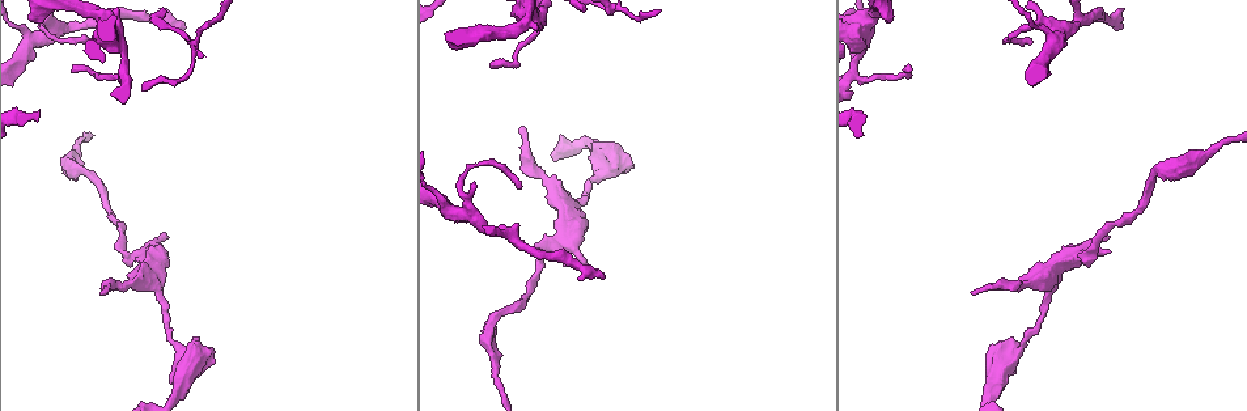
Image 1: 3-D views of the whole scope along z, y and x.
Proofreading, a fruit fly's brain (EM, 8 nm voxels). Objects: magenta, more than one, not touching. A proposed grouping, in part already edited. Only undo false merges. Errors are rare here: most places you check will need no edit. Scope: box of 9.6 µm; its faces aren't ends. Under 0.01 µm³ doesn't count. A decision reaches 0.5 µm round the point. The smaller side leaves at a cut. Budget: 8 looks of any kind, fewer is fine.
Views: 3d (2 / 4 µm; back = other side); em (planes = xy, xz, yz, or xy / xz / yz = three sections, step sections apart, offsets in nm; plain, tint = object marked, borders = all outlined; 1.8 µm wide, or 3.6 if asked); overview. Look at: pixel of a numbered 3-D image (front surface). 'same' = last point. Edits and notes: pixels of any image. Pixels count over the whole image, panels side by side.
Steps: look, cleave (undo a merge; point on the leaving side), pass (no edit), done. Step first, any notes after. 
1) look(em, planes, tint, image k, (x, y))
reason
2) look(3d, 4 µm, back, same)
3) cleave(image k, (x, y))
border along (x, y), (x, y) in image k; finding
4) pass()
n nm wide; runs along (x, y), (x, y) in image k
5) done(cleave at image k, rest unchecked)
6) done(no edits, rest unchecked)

look(3d, 2 µm, image 1, (565, 205))
abrupt turn

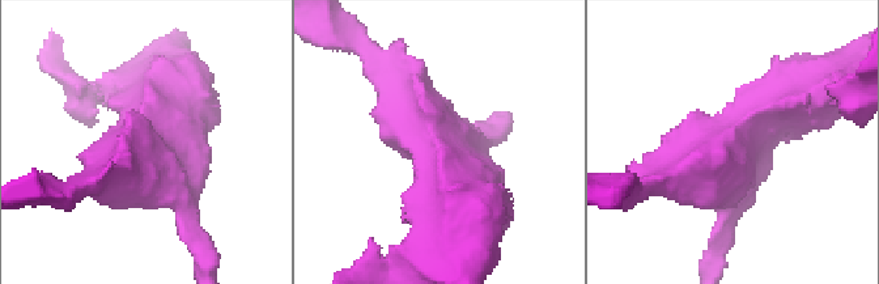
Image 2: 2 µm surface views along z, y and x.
look(em, 3.6 µm, planes, tint, image 2, (150, 168))
3 arms; arms of 160, 170, 420 nm; need the tissue

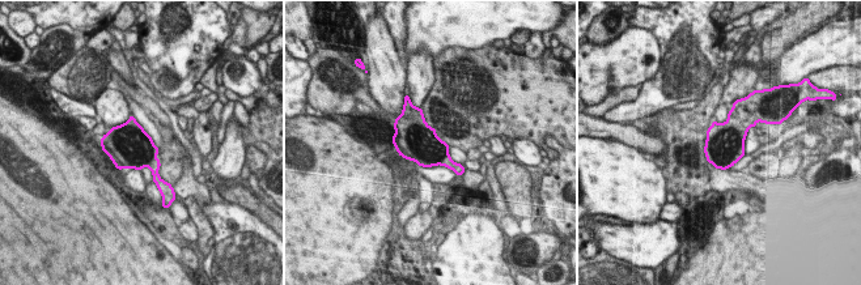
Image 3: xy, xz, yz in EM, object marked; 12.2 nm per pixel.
pass()
one neuron here

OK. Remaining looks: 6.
look(em, 3.6 µm, planes, tint, image 1, (1014, 351))
sudden change in width

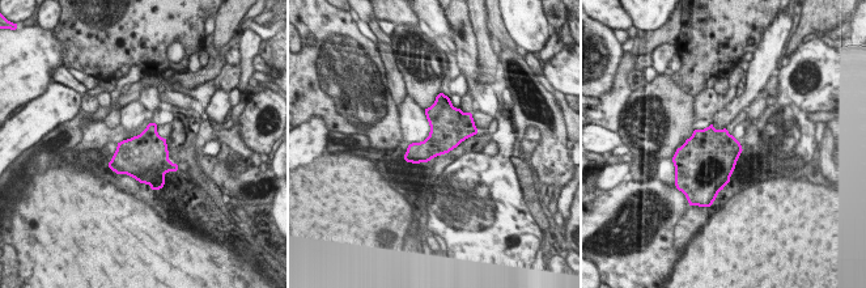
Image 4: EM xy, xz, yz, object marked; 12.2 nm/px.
pass()
380 nm wide; continuous, no second neuron

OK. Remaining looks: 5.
look(em, planes, tint, image 1, (50, 30))
three arms meet

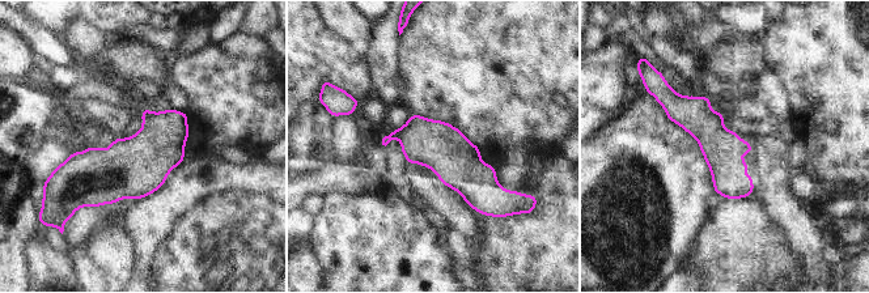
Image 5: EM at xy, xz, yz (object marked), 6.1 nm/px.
pass()
runs along (666, 97), (746, 192) in image 5; all the same neuron

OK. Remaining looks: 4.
done(no edits, rest unchecked)

